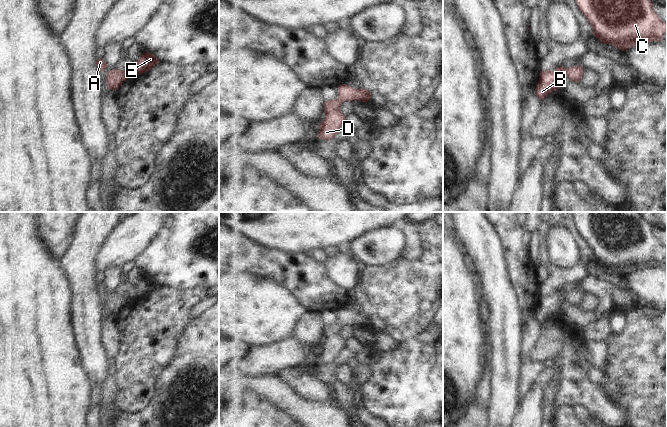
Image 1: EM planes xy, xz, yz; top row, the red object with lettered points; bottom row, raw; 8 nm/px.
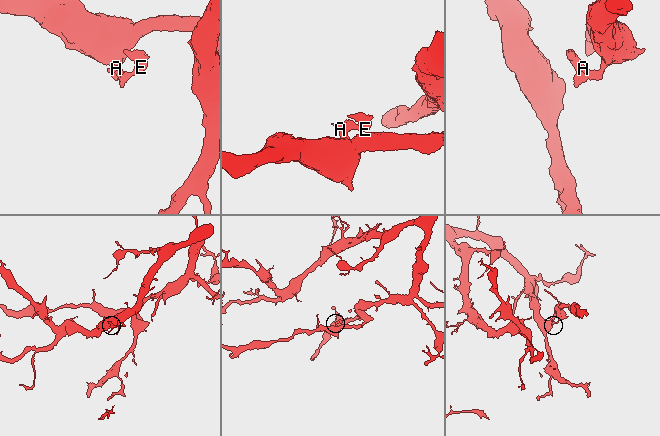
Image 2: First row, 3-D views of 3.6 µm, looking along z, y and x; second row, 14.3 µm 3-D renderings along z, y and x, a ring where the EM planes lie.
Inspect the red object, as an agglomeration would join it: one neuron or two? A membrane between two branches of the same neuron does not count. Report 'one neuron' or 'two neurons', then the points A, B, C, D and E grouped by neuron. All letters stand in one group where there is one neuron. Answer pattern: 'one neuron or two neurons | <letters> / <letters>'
one neuron | A B C D E

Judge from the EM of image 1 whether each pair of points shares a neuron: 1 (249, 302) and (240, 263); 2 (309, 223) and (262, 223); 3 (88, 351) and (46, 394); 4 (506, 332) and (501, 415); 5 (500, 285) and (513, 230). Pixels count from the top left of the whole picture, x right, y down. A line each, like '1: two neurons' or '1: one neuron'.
1: two neurons
2: one neuron
3: two neurons
4: one neuron
5: two neurons

